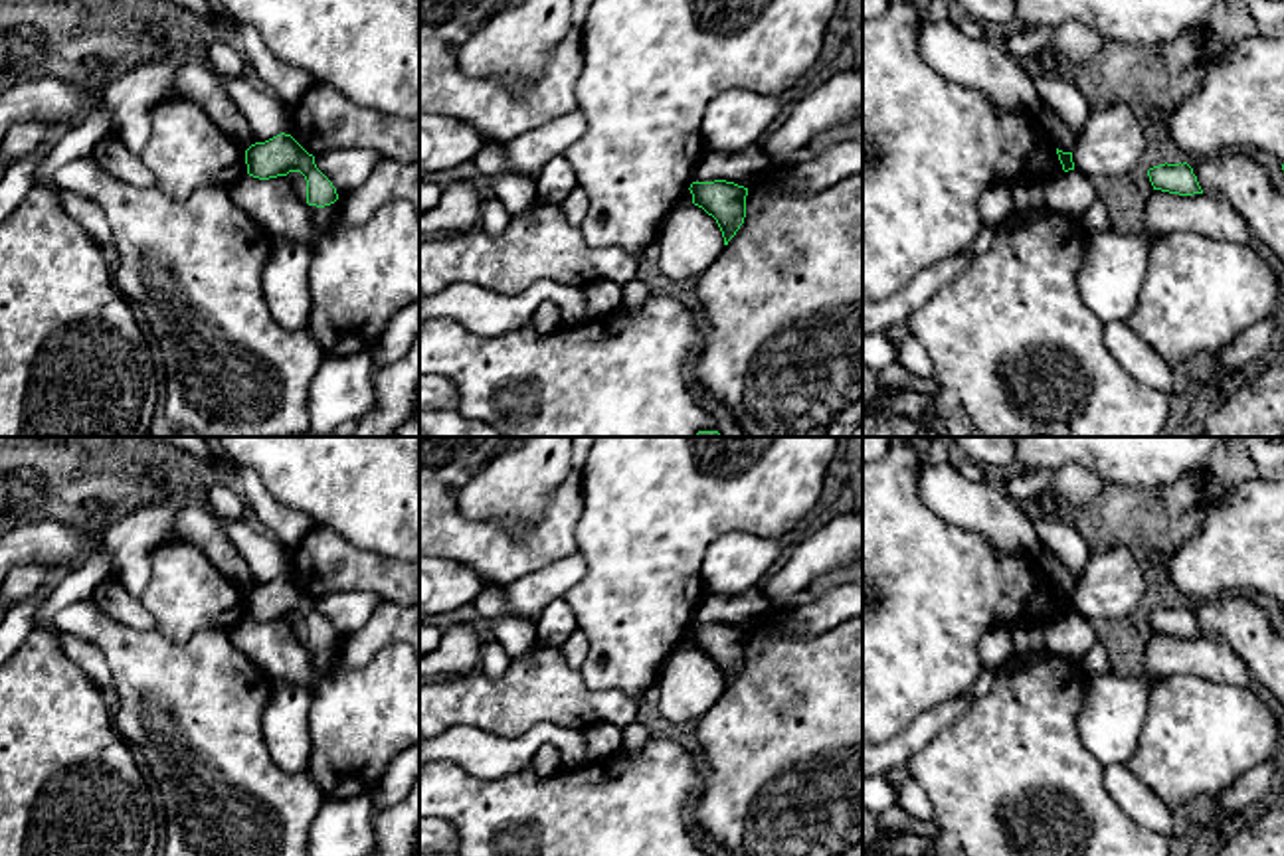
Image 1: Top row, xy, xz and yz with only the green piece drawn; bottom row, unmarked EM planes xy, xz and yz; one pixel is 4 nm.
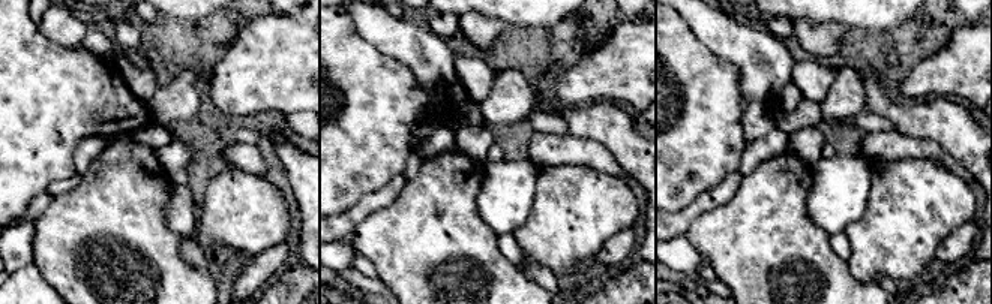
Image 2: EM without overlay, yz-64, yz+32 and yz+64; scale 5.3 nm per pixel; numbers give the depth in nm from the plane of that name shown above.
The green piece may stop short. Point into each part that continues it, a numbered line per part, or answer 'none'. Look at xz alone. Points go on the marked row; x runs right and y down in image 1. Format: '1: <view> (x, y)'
none

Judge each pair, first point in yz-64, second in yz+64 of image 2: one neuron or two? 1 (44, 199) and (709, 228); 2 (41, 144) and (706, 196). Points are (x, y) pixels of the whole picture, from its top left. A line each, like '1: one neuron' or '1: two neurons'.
1: two neurons
2: two neurons

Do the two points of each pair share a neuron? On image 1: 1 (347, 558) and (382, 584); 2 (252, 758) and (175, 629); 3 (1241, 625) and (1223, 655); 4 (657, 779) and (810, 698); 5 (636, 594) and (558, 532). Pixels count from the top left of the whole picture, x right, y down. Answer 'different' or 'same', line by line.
1: same
2: different
3: different
4: different
5: different

